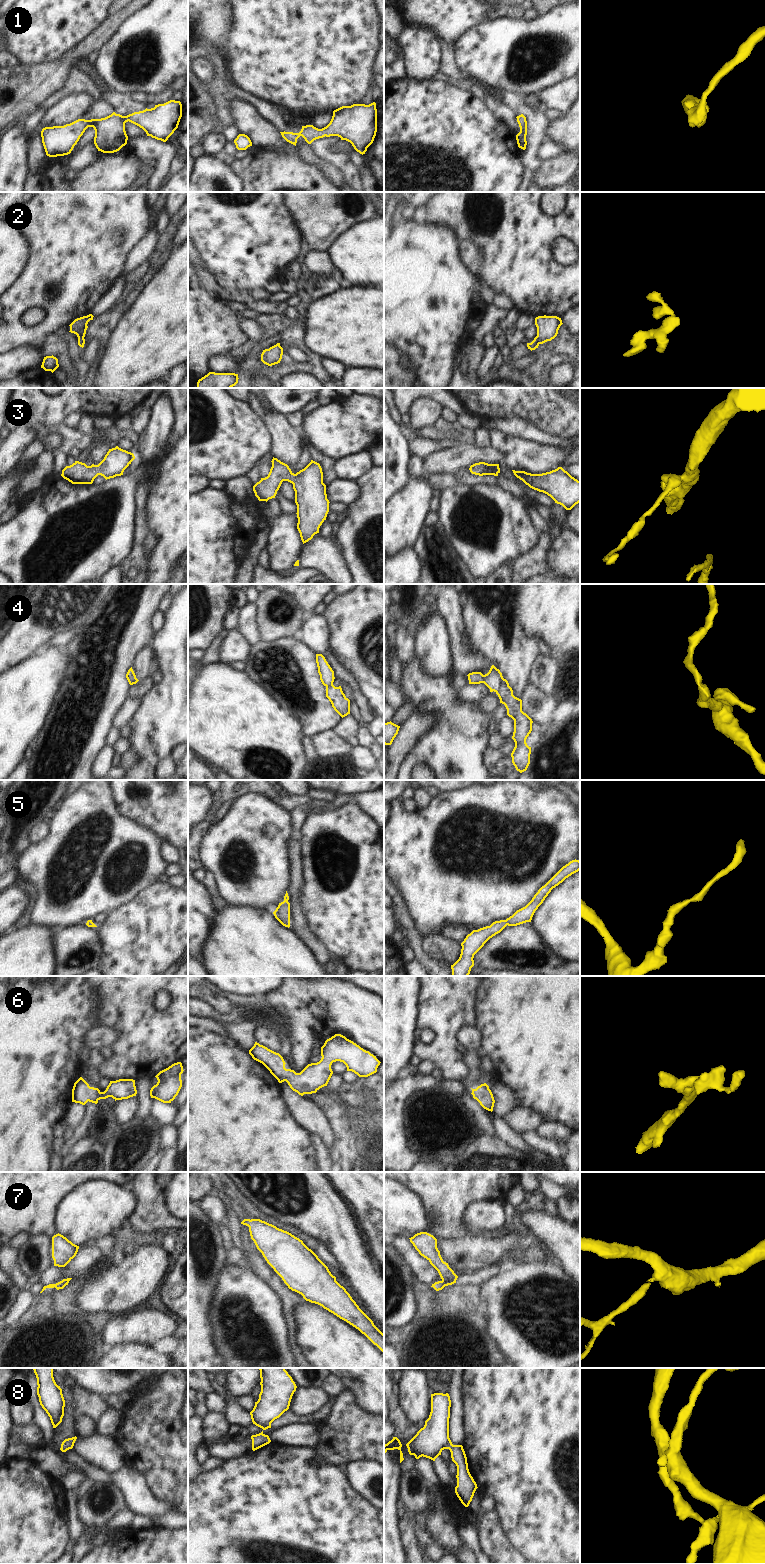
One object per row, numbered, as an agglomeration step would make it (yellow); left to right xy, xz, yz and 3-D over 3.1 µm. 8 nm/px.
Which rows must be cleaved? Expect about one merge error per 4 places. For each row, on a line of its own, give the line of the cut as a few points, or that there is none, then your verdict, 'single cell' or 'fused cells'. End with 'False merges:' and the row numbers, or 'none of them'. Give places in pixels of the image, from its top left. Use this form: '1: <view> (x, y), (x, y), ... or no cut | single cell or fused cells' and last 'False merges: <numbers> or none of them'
1: no cut | single cell
2: no cut | single cell
3: no cut | single cell
4: yz (483, 675), (484, 682) | fused cells
5: no cut | single cell
6: no cut | single cell
7: no cut | single cell
8: no cut | single cell
False merges: 4

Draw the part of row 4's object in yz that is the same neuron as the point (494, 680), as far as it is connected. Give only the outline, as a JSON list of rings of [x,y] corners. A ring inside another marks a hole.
[[[494,665],[489,672],[484,675],[484,684],[495,692],[500,703],[507,709],[507,715],[514,720],[514,732],[512,739],[515,747],[511,753],[512,763],[520,773],[527,770],[530,764],[531,747],[526,743],[526,739],[532,731],[532,719],[522,711],[522,700],[513,695],[513,690],[509,686],[502,673]]]

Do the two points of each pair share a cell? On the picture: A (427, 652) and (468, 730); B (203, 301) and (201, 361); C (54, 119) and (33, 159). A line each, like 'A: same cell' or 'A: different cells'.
A: different cells
B: same cell
C: same cell

